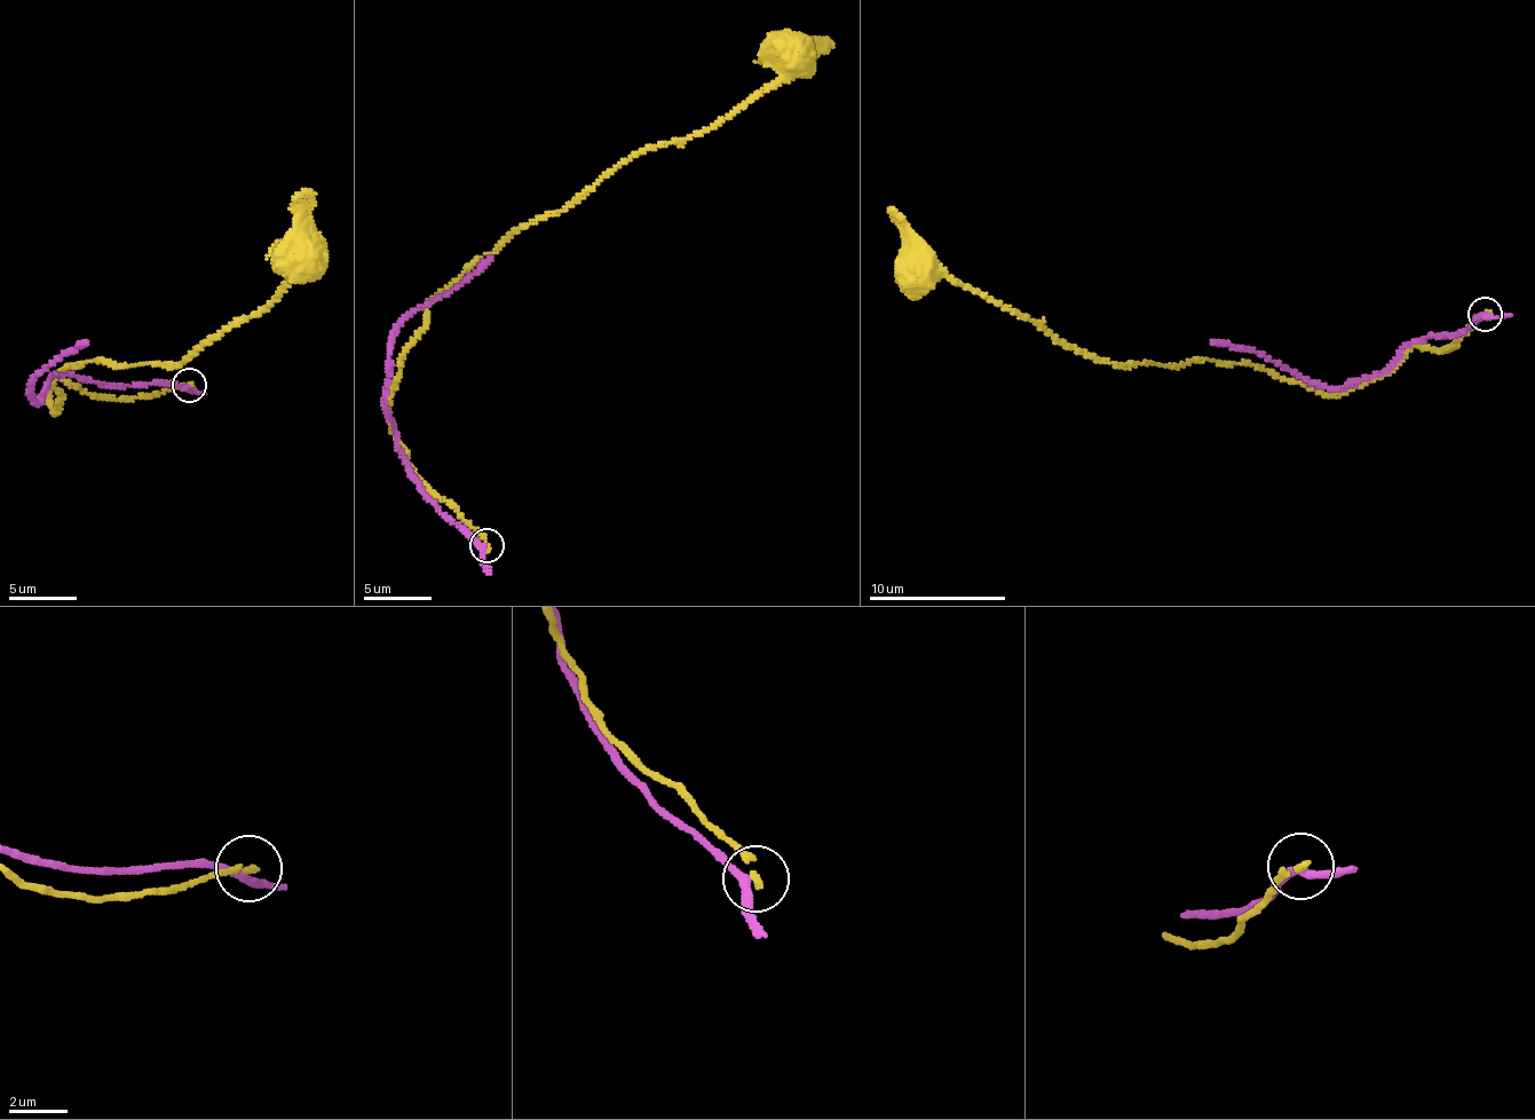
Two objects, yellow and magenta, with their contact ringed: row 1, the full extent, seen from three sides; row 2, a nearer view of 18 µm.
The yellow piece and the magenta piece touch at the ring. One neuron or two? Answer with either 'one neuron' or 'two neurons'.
two neurons

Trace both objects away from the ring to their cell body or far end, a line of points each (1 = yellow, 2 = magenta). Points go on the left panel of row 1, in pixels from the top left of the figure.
1: (188, 385), (118, 399), (63, 379), (47, 397), (54, 412), (52, 387), (86, 361), (187, 361), (309, 258)
2: (188, 385), (129, 386), (52, 375), (37, 402), (29, 393), (39, 371), (73, 353), (86, 340)

